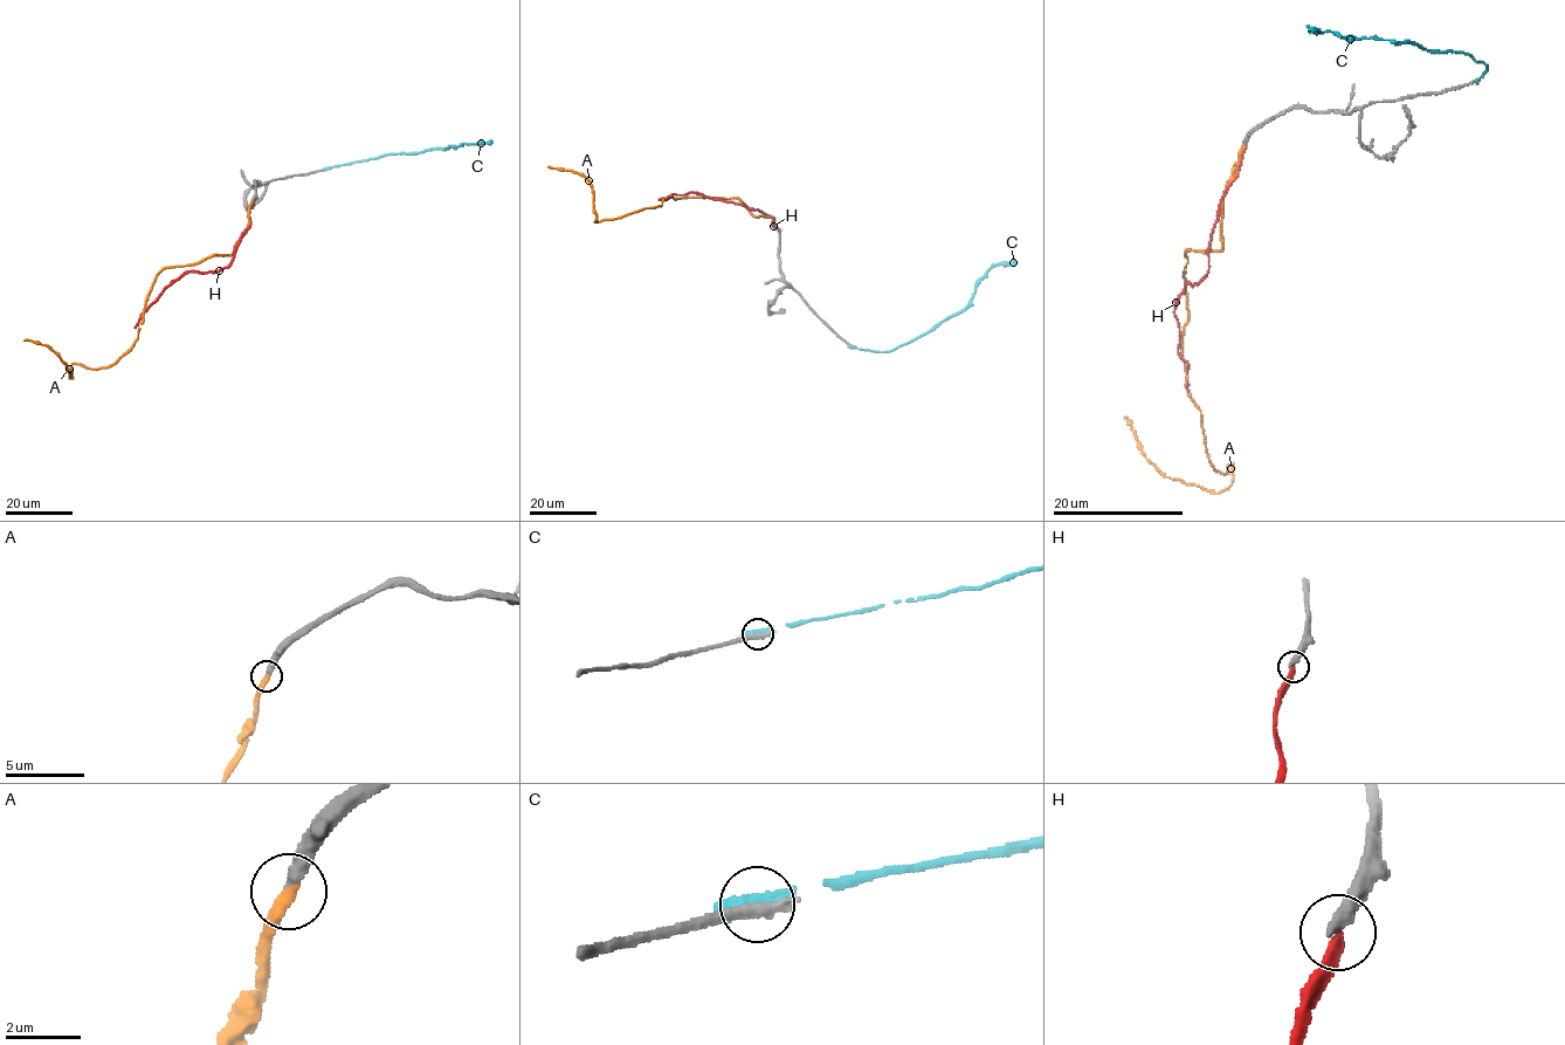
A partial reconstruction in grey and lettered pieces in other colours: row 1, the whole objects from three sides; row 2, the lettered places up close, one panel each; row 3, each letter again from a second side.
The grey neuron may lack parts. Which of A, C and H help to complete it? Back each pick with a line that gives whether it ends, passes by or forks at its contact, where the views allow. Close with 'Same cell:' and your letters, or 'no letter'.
A: it ends
Same cell: A

